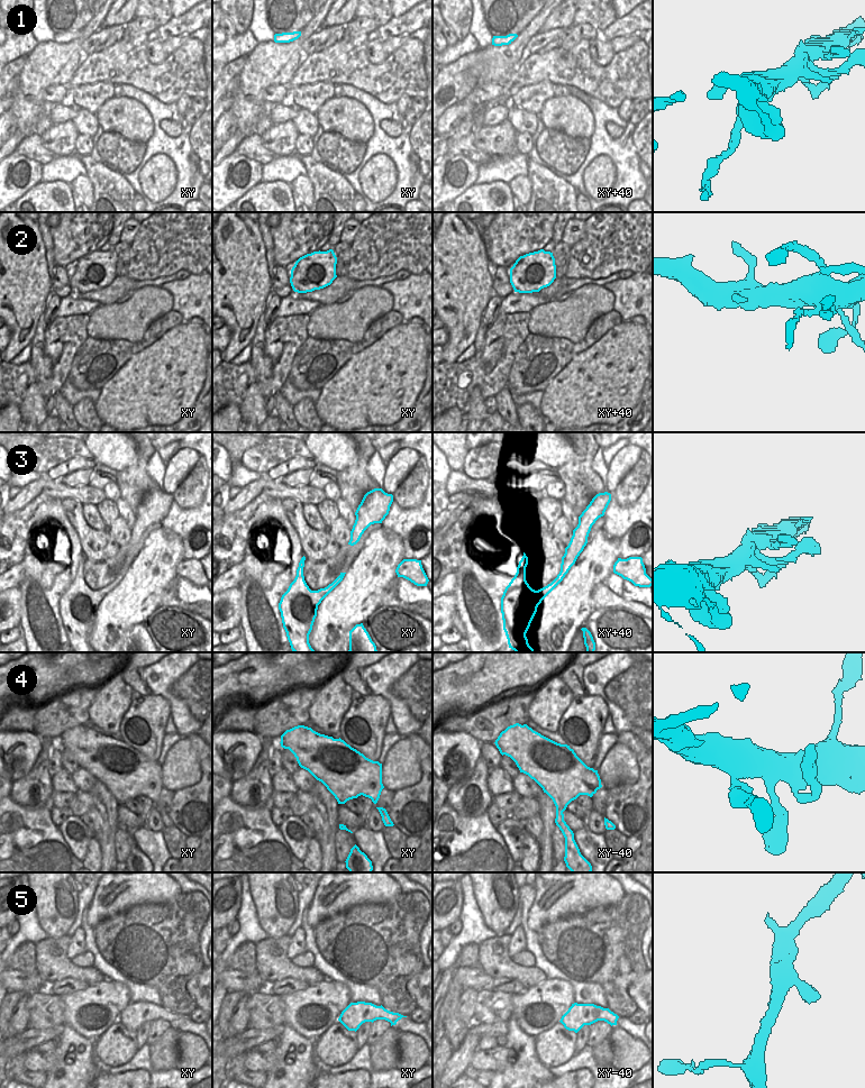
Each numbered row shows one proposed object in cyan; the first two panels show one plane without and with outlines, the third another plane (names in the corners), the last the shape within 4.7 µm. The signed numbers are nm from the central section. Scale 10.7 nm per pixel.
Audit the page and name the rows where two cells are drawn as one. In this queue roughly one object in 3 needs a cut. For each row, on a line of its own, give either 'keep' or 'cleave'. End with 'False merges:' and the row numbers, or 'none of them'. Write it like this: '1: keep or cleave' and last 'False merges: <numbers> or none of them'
1: cleave
2: keep
3: keep
4: keep
5: keep
False merges: 1

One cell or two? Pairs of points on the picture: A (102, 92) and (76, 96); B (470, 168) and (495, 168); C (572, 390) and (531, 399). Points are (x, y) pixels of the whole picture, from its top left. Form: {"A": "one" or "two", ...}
{"A": "one", "B": "two", "C": "two"}

